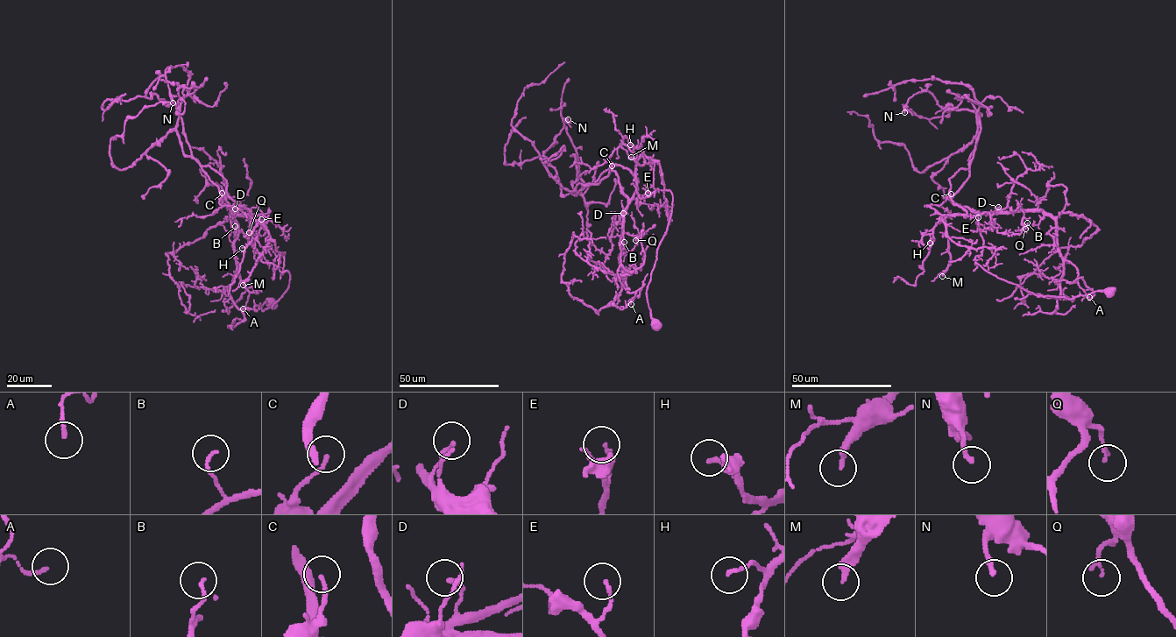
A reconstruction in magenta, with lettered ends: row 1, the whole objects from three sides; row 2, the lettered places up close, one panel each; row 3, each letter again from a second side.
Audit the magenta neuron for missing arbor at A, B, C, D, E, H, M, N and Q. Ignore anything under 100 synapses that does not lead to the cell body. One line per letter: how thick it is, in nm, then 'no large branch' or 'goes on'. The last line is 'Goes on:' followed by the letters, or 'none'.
A: 140 nm thick; no large branch
B: 150 nm thick; no large branch
C: 150 nm thick; no large branch
D: 130 nm thick; no large branch
E: 140 nm thick; no large branch
H: 140 nm thick; no large branch
M: 240 nm thick; goes on
N: 180 nm thick; no large branch
Q: 140 nm thick; no large branch
Goes on: M

